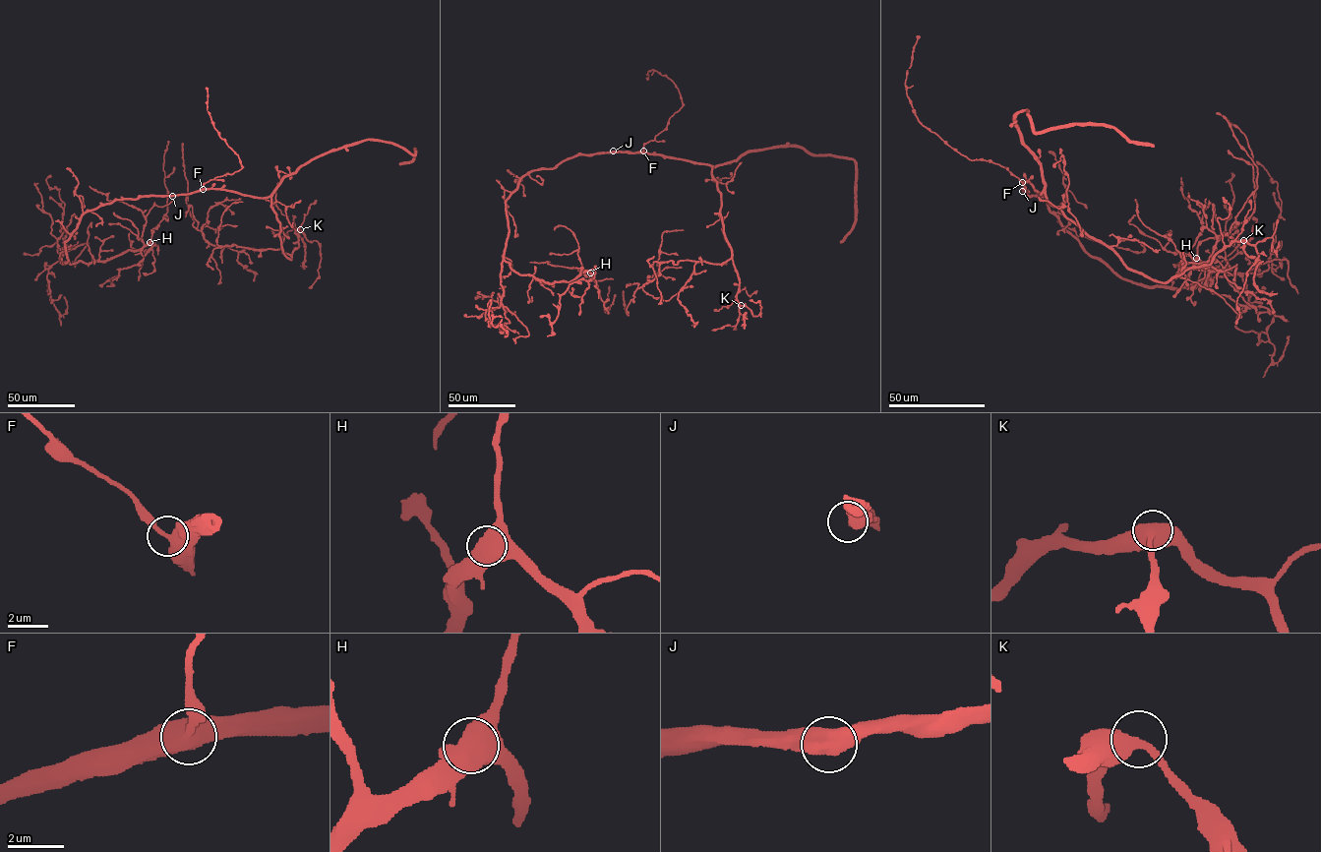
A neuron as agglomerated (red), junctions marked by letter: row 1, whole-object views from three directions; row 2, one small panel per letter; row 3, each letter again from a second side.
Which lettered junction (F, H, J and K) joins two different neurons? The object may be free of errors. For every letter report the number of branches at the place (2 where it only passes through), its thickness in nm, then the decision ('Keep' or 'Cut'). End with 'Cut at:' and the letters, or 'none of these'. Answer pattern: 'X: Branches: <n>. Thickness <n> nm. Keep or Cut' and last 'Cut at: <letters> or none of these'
F: Branches: 2. Thickness 440 nm. Keep
H: Branches: 2. Thickness 850 nm. Keep
J: Branches: 2. Thickness 600 nm. Keep
K: Branches: 2. Thickness 480 nm. Keep
Cut at: none of these

